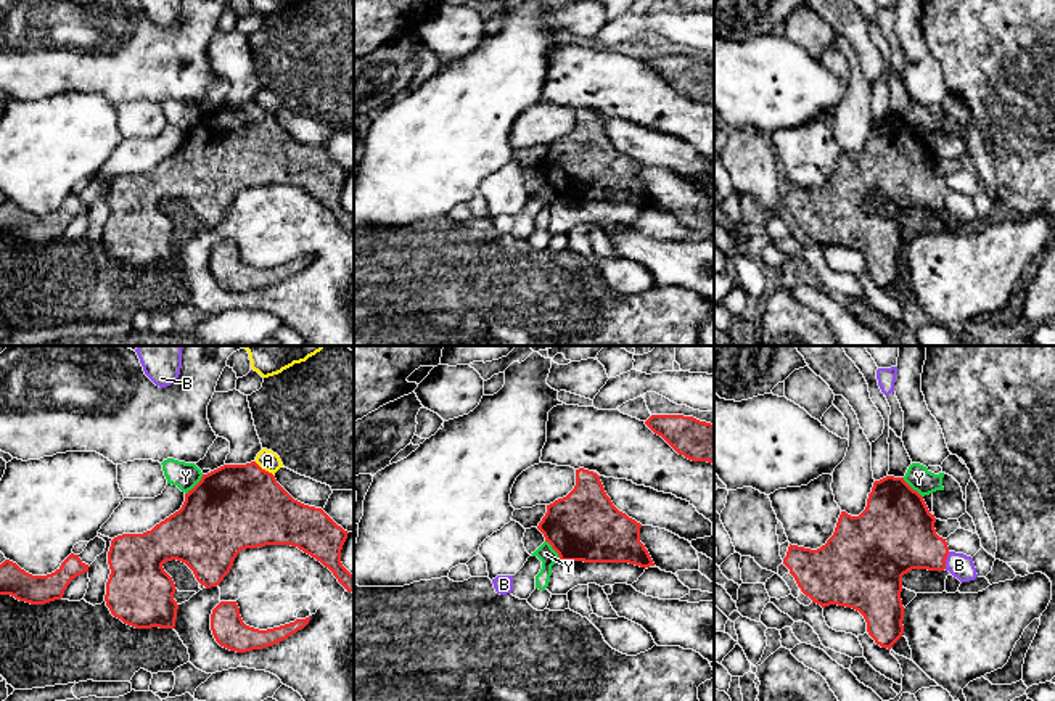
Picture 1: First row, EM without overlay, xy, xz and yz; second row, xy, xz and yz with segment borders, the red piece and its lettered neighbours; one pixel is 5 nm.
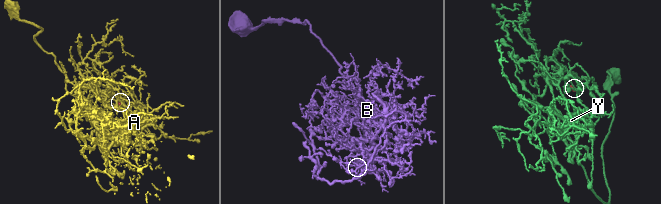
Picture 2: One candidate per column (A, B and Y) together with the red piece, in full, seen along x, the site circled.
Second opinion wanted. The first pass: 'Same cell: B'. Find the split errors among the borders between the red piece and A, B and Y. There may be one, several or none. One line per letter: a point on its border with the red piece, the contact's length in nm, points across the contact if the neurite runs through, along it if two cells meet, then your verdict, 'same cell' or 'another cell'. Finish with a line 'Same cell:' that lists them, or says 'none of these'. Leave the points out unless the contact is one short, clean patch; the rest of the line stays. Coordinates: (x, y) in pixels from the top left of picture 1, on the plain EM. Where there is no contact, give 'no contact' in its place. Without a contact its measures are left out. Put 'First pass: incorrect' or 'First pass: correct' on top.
First pass: incorrect
A: xy (264, 110) | 120 nm | along xy (254, 100), (272, 114) | another cell
B: yz (946, 198) | 90 nm | along yz (949, 192), (944, 208) | another cell
Y: xy (197, 124) | 140 nm | along xy (203, 114), (185, 134) | another cell
Same cell: none of these

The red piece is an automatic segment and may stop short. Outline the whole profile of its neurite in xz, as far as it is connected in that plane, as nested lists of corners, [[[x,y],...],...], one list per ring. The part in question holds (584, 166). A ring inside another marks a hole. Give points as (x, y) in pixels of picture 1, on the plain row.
[[[584,108],[576,109],[574,129],[566,137],[547,145],[547,153],[537,166],[561,201],[629,203],[650,207],[655,203],[640,182],[640,167],[640,162],[613,145],[600,116]]]

